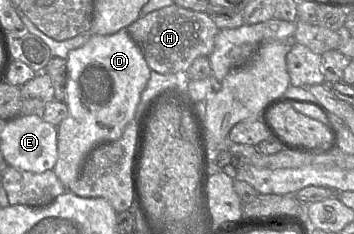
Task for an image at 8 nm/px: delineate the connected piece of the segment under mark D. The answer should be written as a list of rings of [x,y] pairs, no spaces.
[[[123,28],[110,35],[91,33],[83,46],[69,51],[67,72],[68,115],[57,127],[58,156],[53,171],[68,190],[88,154],[100,144],[118,140],[134,119],[151,69],[140,47]]]

